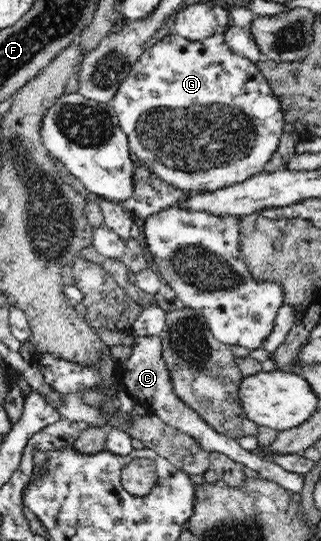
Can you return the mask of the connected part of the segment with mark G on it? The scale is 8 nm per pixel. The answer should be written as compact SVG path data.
M222 31L202 41L190 41L176 34L170 34L156 42L154 46L147 48L140 55L138 62L132 65L128 76L120 83L110 103L116 111L122 130L127 134L131 152L134 152L136 158L151 169L161 182L170 183L172 187L180 191L217 191L220 188L245 182L248 178L264 172L265 164L277 151L280 136L282 136L282 130L284 130L285 117L281 109L281 102L277 96L274 96L268 81L254 62L235 53L226 44Z

